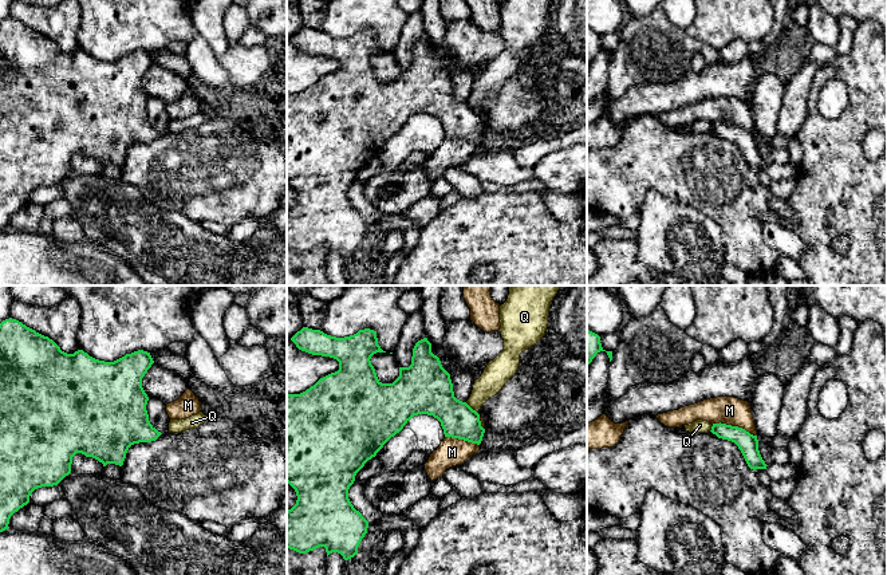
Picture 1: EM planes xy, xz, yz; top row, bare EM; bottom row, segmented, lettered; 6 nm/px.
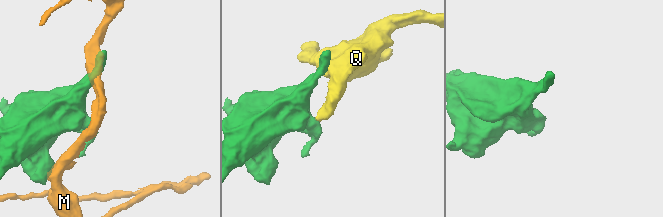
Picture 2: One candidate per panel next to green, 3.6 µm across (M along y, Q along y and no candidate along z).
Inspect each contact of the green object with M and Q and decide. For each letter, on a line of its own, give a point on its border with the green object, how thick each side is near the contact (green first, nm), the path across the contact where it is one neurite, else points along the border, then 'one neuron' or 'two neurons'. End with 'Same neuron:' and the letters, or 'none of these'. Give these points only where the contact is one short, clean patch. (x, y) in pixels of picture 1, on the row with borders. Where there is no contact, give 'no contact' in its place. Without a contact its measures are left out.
M: contact yz (734, 426); calibres 120 and 170 nm; two neurons
Q: contact xz (469, 406); calibres 280 and 160 nm; border xz (465, 402), (476, 412); two neurons
Same neuron: none of these

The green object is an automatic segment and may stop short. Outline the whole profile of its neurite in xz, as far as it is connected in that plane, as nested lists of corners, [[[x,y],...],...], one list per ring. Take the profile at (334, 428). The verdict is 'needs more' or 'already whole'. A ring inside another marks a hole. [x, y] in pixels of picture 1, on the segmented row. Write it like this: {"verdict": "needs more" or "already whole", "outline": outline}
{"verdict": "already whole", "outline": [[[303,327],[291,340],[301,351],[312,355],[330,357],[339,362],[339,370],[320,378],[314,386],[300,394],[287,394],[287,483],[295,489],[296,504],[287,511],[287,548],[307,554],[324,547],[327,556],[338,552],[344,560],[358,554],[358,547],[367,533],[368,521],[354,508],[348,489],[356,473],[377,456],[383,445],[399,433],[418,414],[433,416],[441,422],[445,437],[464,440],[480,445],[485,433],[480,414],[466,402],[454,397],[450,374],[431,353],[427,338],[418,340],[413,348],[411,365],[399,367],[399,377],[393,383],[382,383],[371,365],[371,357],[386,353],[378,344],[377,331],[364,328],[356,334],[336,338],[320,330]]]}

